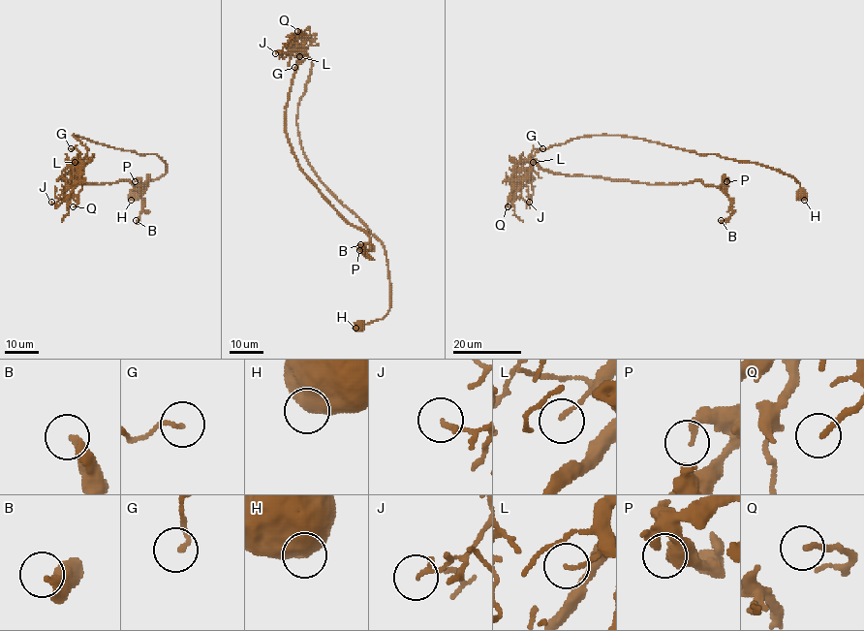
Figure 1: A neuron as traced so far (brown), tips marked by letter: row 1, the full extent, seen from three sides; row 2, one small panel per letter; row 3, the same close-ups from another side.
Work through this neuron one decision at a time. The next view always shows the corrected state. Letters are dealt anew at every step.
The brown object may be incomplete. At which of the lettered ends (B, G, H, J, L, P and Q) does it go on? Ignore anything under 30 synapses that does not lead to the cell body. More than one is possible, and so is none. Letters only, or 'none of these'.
none of these

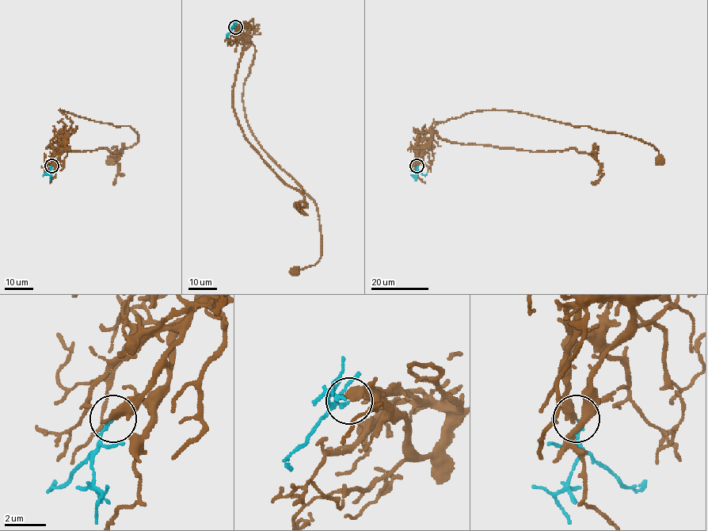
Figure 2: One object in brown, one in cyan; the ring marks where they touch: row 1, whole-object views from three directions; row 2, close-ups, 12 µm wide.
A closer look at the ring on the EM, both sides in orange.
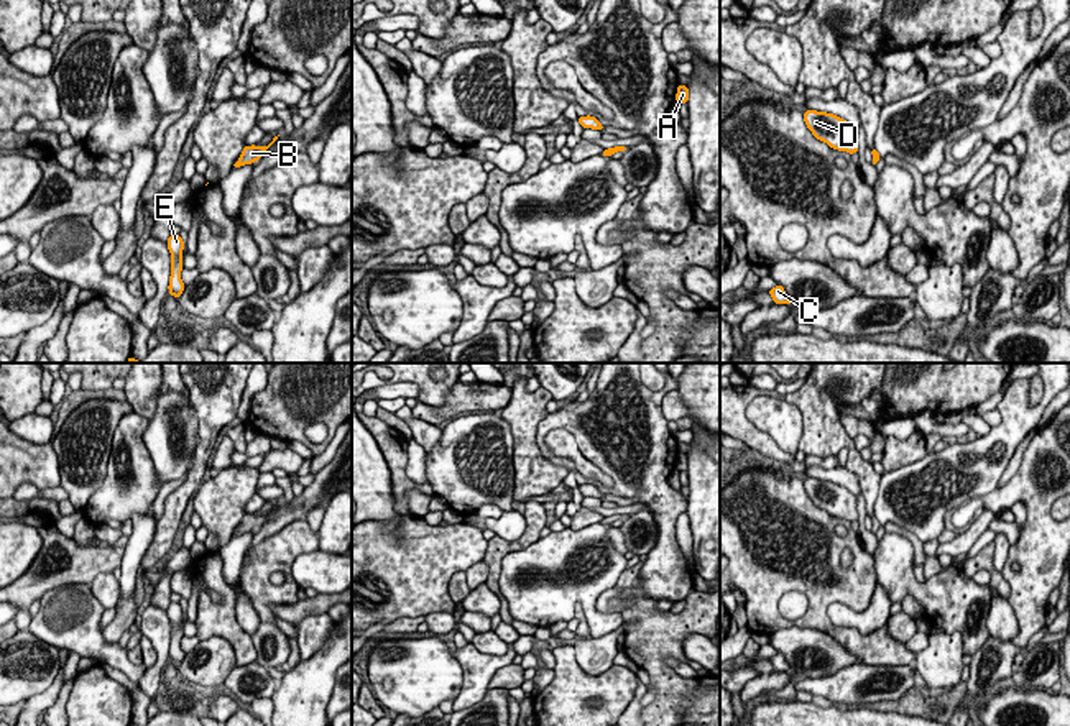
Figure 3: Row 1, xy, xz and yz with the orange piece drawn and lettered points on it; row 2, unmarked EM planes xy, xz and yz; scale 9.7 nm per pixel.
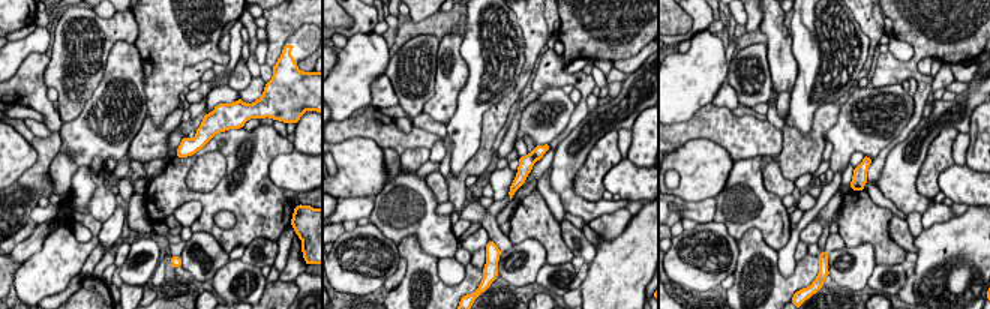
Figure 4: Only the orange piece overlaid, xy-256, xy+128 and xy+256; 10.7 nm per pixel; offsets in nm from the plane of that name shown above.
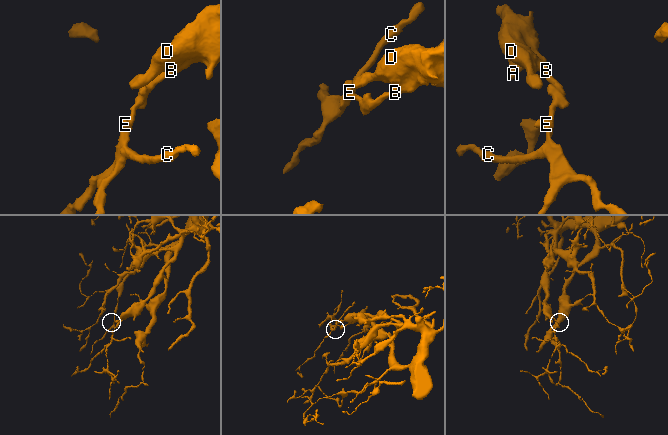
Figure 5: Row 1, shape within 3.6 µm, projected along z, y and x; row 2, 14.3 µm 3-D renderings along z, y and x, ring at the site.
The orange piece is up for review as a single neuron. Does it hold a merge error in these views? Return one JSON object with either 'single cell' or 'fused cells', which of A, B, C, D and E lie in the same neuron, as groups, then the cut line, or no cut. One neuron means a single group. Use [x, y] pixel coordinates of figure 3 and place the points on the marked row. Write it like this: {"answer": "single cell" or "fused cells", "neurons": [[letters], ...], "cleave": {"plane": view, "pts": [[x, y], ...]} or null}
{"answer": "single cell", "neurons": [["A", "B", "C", "D", "E"]], "cleave": null}

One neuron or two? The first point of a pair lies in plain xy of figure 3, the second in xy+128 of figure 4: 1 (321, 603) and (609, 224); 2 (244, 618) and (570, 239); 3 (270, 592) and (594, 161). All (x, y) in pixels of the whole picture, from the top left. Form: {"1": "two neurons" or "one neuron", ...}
{"1": "two neurons", "2": "two neurons", "3": "one neuron"}

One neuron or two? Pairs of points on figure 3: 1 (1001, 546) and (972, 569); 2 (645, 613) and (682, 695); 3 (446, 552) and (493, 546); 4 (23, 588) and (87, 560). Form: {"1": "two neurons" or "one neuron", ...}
{"1": "two neurons", "2": "one neuron", "3": "two neurons", "4": "one neuron"}

